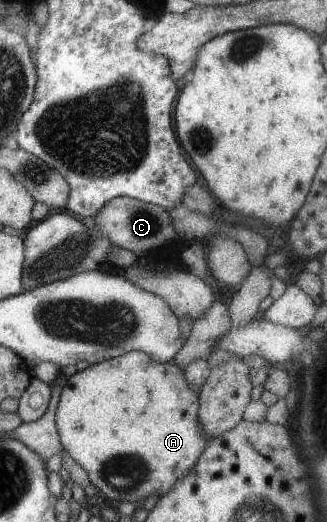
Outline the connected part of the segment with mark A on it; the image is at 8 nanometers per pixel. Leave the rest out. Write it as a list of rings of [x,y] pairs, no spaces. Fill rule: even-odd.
[[[130,351],[126,354],[114,357],[113,359],[103,360],[94,363],[82,371],[76,371],[69,376],[66,384],[61,389],[59,401],[55,410],[55,425],[59,436],[59,441],[63,451],[72,460],[75,460],[87,474],[89,482],[97,488],[99,494],[104,494],[110,500],[118,502],[137,502],[144,500],[149,494],[156,493],[158,496],[163,495],[183,474],[190,470],[195,463],[202,449],[212,437],[206,437],[200,430],[197,421],[197,410],[199,407],[198,393],[192,391],[190,386],[185,382],[184,371],[172,362],[158,362],[152,360],[147,354],[140,351]]]

